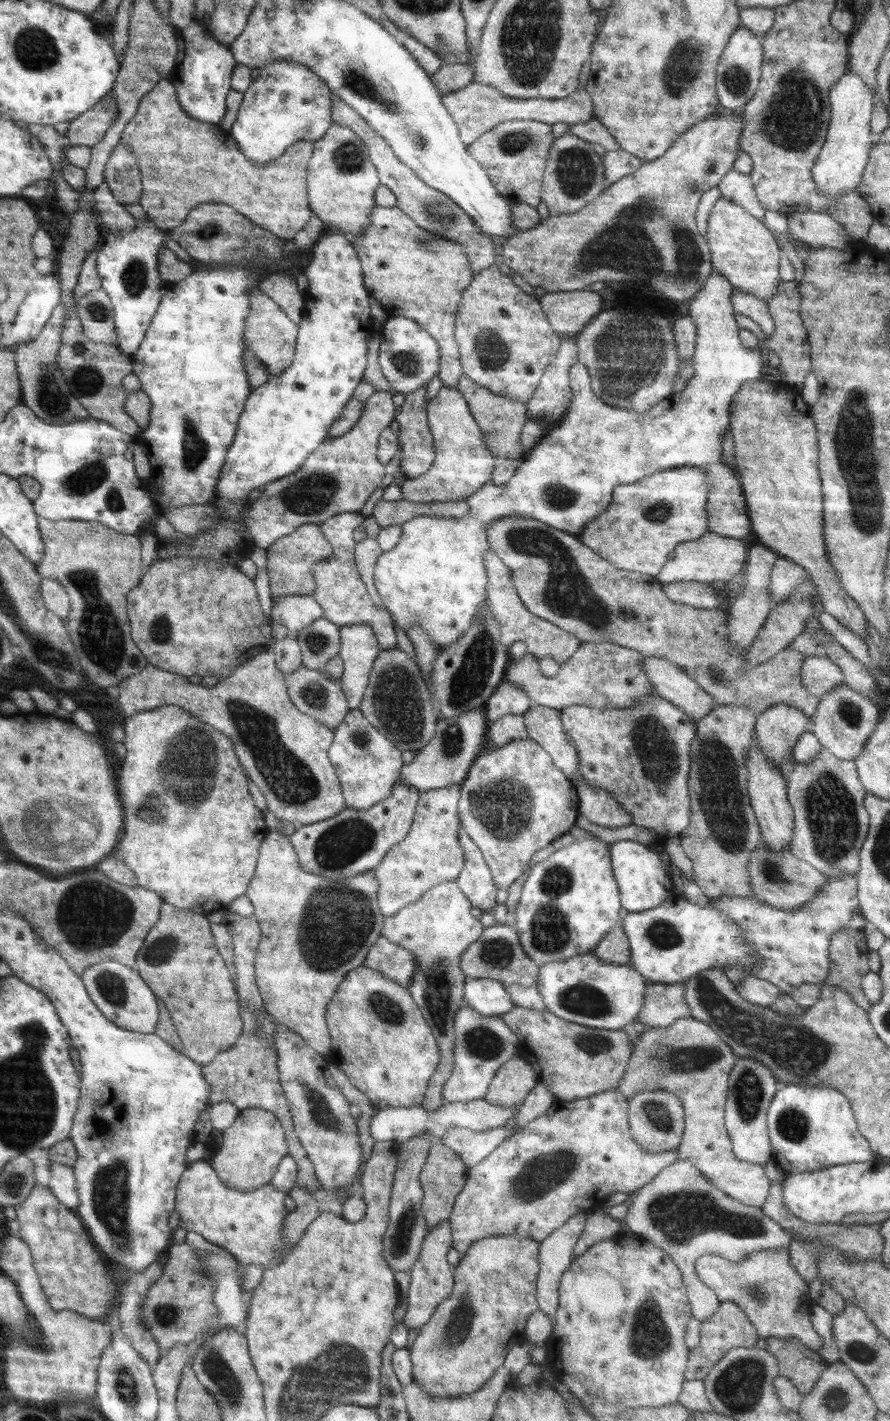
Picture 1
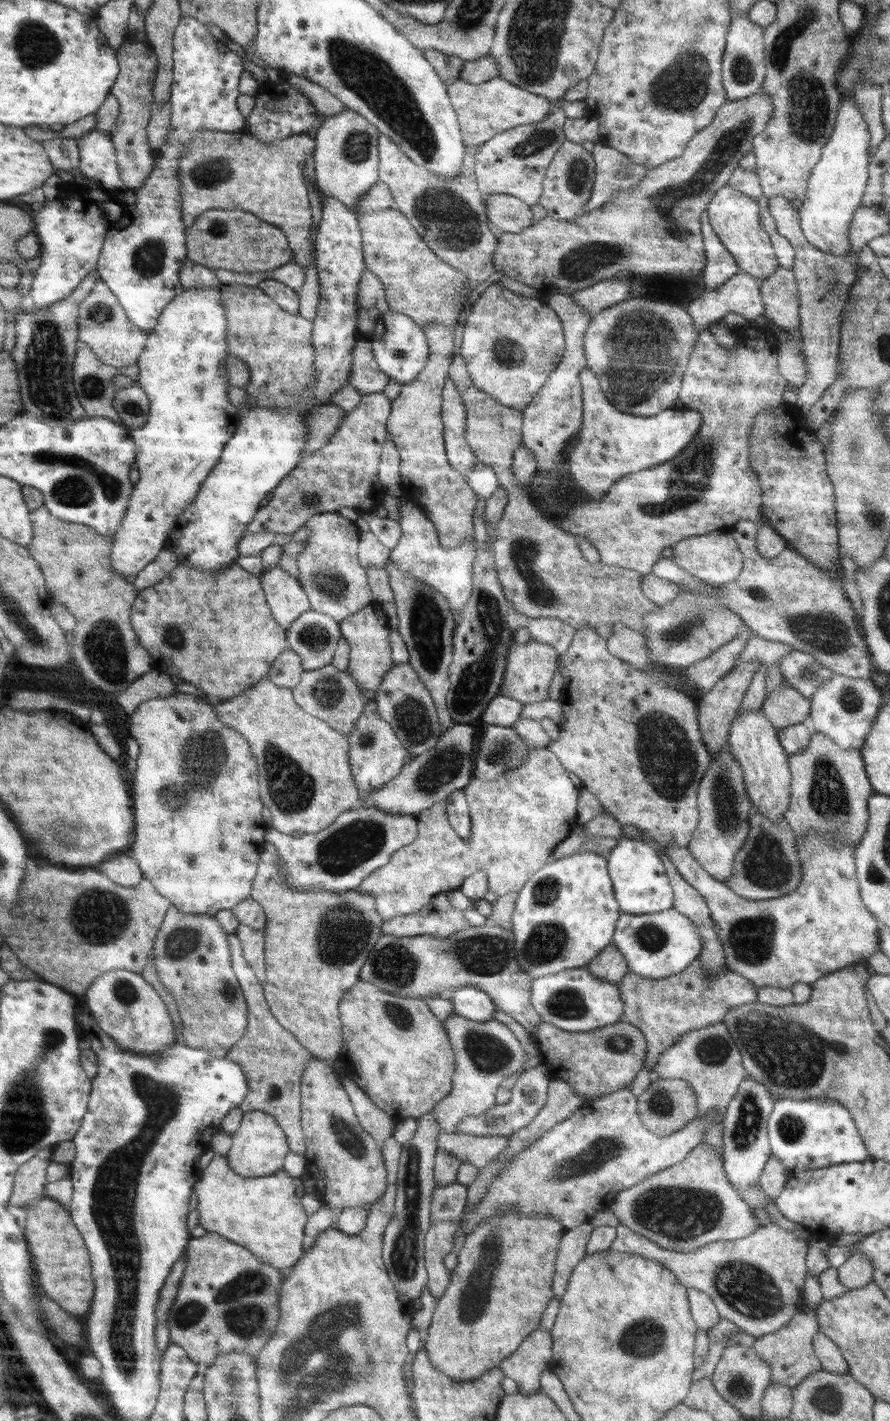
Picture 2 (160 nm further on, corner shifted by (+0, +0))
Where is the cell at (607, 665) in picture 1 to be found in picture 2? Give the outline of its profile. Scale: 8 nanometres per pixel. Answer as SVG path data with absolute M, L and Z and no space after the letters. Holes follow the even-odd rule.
M530 640L527 643L513 641L507 652L507 665L501 684L500 694L509 696L518 702L534 703L549 698L549 688L553 681L555 668L558 667L558 654L552 645Z

